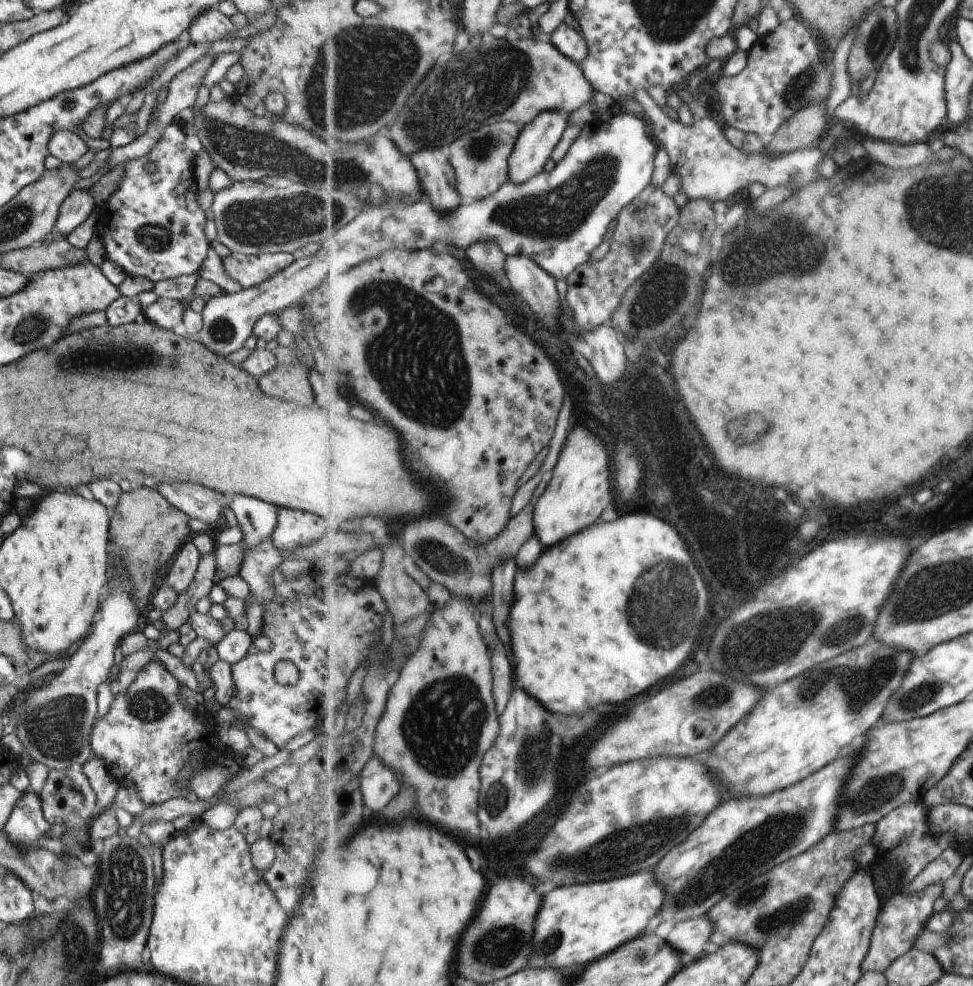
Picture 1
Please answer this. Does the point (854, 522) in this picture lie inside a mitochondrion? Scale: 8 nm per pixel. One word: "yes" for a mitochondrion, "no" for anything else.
no

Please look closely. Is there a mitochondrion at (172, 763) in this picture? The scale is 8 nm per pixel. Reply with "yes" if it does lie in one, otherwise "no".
no

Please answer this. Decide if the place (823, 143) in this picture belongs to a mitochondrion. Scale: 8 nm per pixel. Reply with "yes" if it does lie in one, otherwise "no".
no

